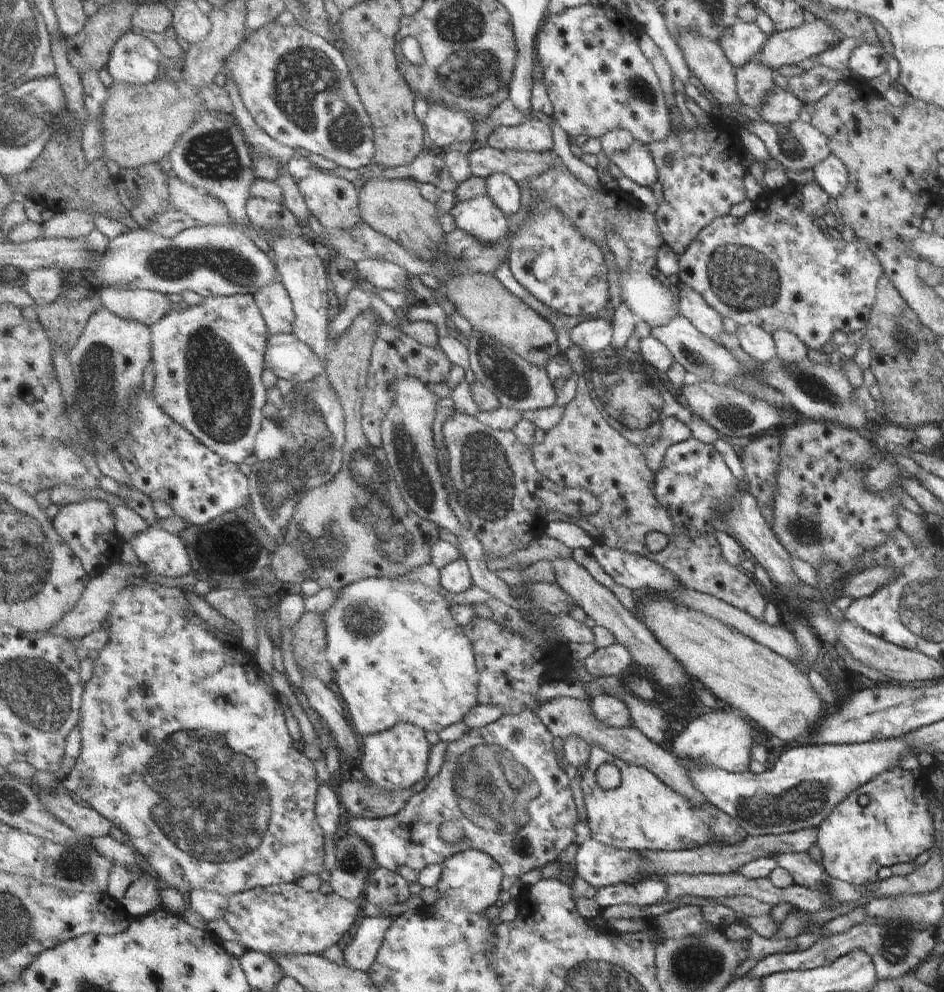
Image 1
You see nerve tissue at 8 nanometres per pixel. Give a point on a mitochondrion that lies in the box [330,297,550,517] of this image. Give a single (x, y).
(422, 497)

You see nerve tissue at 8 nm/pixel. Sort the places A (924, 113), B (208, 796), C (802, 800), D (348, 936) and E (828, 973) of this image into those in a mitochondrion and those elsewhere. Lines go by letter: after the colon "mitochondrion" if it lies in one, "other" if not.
A: other
B: mitochondrion
C: mitochondrion
D: other
E: other

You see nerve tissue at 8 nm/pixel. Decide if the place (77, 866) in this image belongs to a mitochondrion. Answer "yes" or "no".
yes

